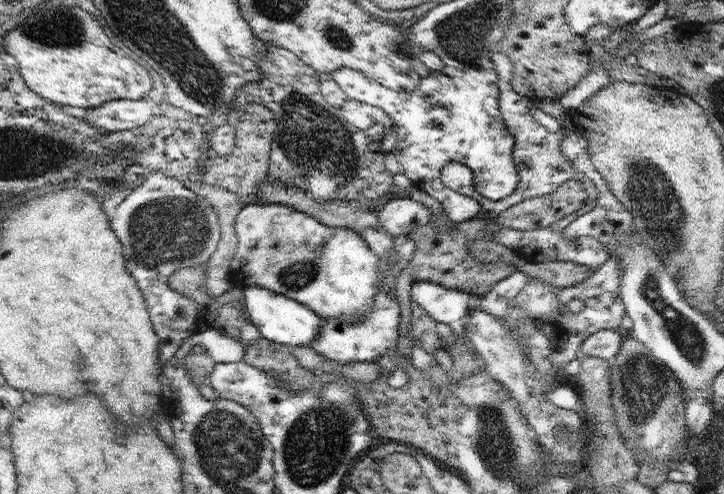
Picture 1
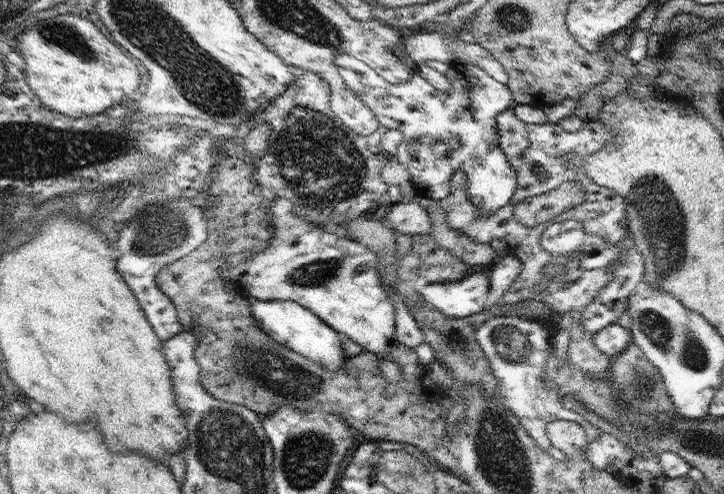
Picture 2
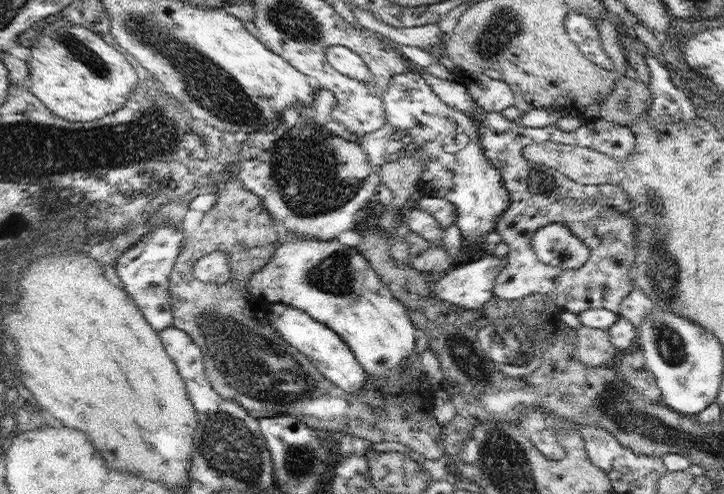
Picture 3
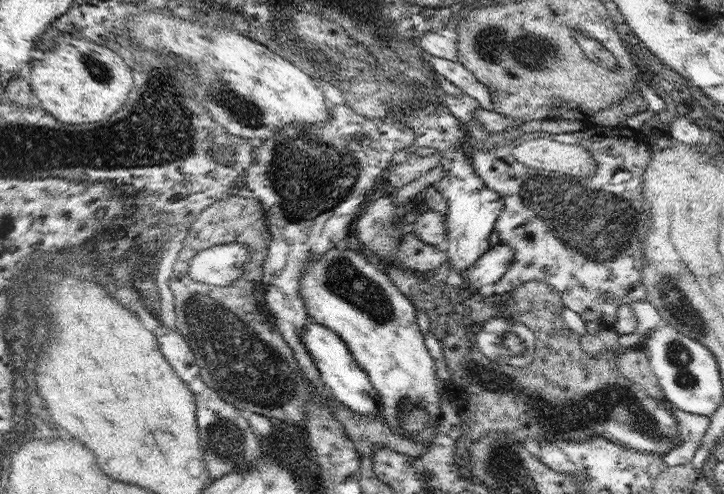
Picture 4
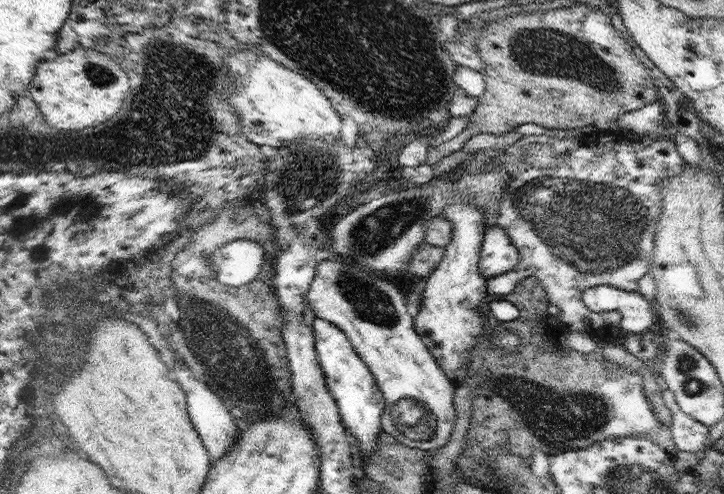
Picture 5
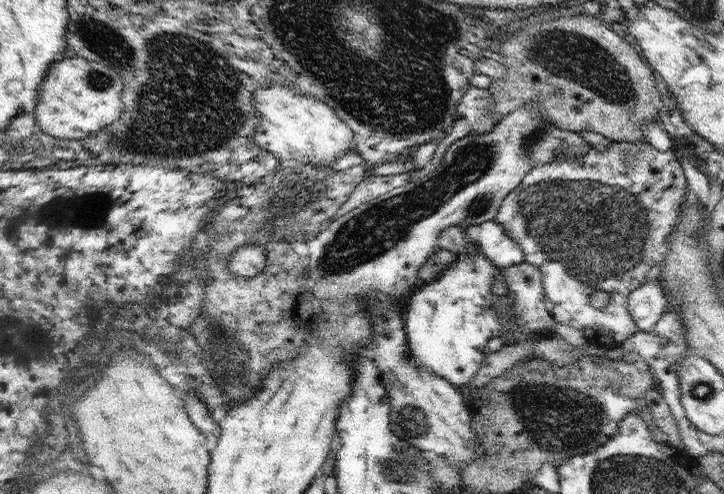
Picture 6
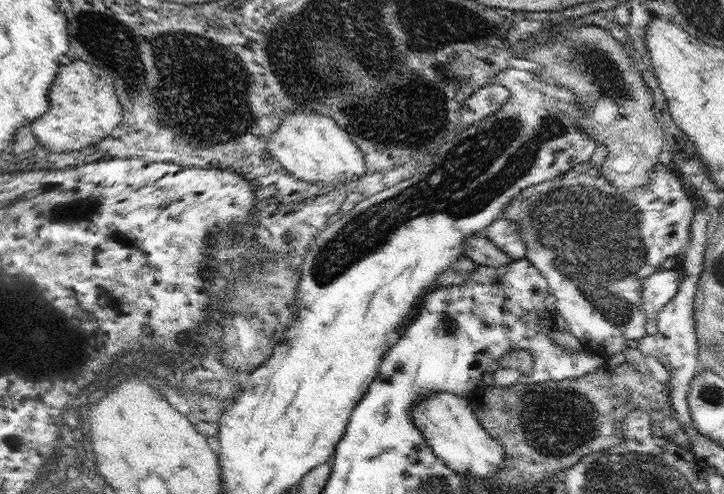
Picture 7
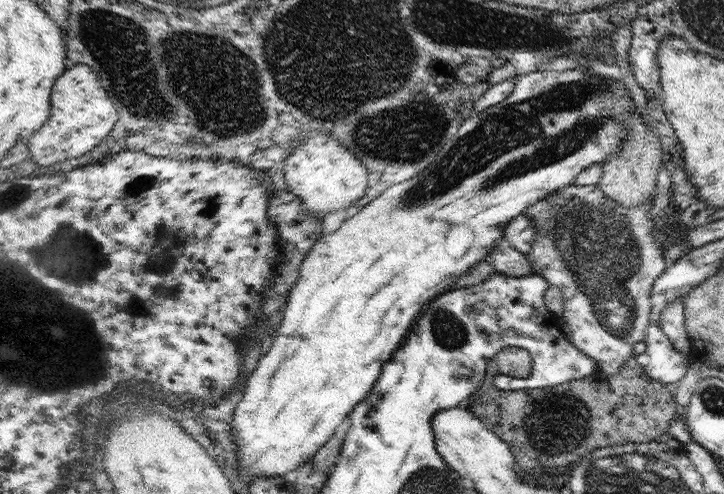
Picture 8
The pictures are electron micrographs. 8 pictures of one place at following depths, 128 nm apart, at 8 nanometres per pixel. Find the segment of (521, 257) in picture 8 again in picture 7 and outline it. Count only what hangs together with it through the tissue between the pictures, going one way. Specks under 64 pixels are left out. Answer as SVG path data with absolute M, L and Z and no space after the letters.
M484 234L472 235L465 238L463 242L465 255L474 261L476 265L508 267L514 264L513 258L502 252L487 236Z

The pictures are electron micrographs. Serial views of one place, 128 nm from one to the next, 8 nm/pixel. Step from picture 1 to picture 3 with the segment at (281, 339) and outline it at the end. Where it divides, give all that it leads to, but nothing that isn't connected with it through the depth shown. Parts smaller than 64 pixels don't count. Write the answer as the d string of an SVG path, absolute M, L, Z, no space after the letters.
M272 303L265 316L269 318L269 322L276 333L290 346L296 348L298 352L305 354L328 380L331 380L342 390L349 392L348 394L360 394L359 390L365 383L364 379L367 373L355 359L355 354L337 333L334 333L322 322L318 322L307 312L284 303Z

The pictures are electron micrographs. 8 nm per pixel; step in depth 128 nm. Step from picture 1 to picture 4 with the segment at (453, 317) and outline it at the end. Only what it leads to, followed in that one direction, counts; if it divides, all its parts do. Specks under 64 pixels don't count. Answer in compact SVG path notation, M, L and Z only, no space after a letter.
M500 241L491 246L474 266L462 274L462 287L478 292L482 286L494 285L508 271L513 258L513 250L507 244Z

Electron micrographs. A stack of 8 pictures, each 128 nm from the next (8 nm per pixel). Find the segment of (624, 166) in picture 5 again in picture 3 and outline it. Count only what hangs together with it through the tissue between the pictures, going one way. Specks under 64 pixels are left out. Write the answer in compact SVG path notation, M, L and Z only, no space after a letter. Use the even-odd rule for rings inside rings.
M424 68L416 70L421 73L424 81L444 103L454 108L454 110L464 112L481 126L479 131L481 132L481 143L483 144L485 155L491 165L497 166L500 169L505 187L511 194L511 203L495 224L495 232L498 232L502 237L502 241L508 244L510 252L507 254L508 262L506 266L496 276L493 295L506 301L510 300L522 303L528 295L537 293L550 297L550 301L562 312L568 311L579 314L591 308L604 308L618 314L620 312L620 304L634 290L632 286L634 279L629 274L634 268L633 265L636 258L635 218L632 214L632 199L620 185L607 184L605 187L601 185L583 185L560 173L558 170L552 170L546 166L538 166L523 155L523 150L532 142L539 143L548 140L566 140L568 138L568 140L578 142L578 146L593 148L610 155L618 162L624 162L627 161L627 158L632 154L635 147L635 136L631 129L627 125L616 124L615 122L600 118L595 119L594 122L581 125L575 131L568 132L568 134L565 131L562 132L556 124L546 125L544 128L520 126L516 121L508 120L499 112L479 114L477 112L478 104L474 102L472 95L463 84L455 82L455 80L449 77L442 79L434 76ZM548 223L560 223L567 226L592 250L589 258L581 261L575 270L569 271L564 270L564 268L543 264L537 257L533 247L533 236L539 228L546 226Z

